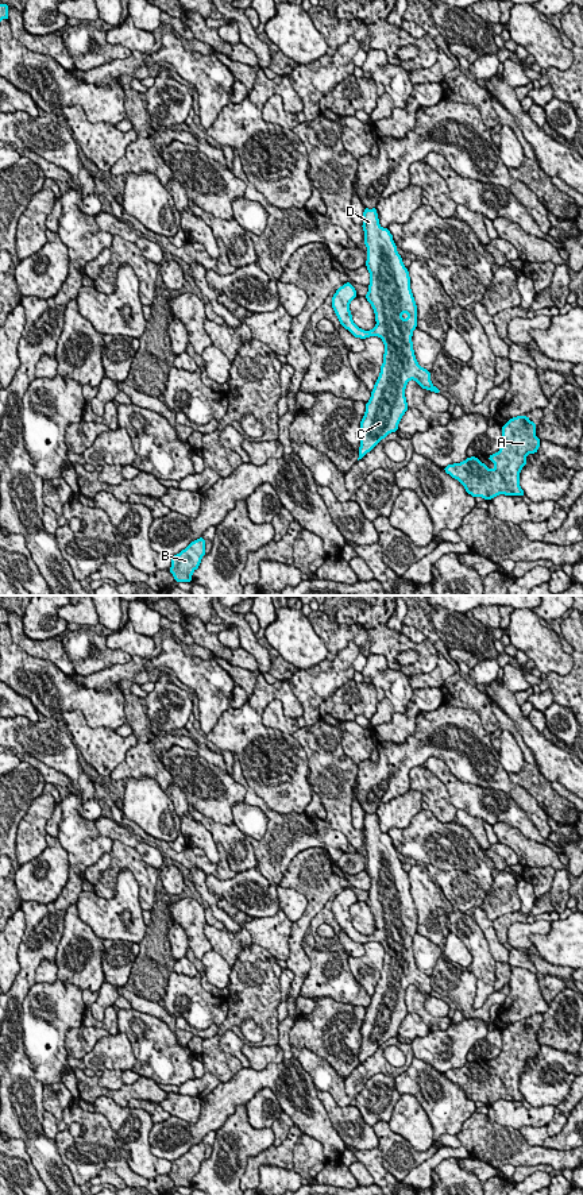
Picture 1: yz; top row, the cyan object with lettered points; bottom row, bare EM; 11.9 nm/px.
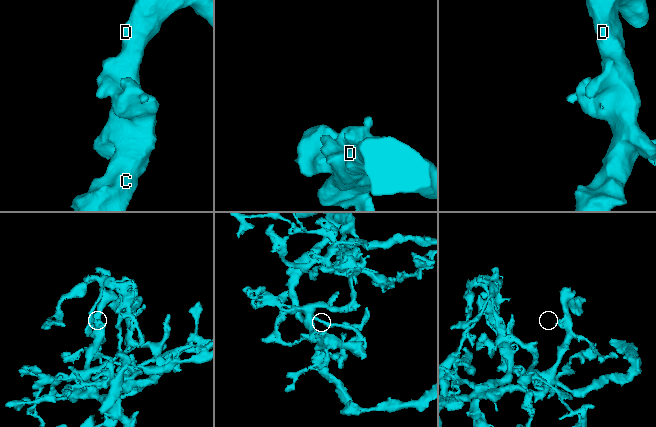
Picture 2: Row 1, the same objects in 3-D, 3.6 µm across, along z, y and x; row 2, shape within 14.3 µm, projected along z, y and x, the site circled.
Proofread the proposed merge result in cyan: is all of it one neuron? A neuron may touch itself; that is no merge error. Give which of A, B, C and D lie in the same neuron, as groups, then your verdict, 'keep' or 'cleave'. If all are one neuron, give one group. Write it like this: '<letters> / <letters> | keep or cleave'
A B / C D | cleave

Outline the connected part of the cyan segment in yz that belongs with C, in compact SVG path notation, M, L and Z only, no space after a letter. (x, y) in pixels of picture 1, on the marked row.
M364 208L363 213L366 266L370 273L366 298L374 309L377 325L364 331L352 321L350 302L358 294L351 282L336 289L332 297L332 308L345 329L355 338L378 336L385 343L381 373L360 421L358 460L389 433L398 431L401 417L408 410L406 383L414 379L422 389L429 390L432 386L431 371L417 363L413 350L412 332L417 327L417 305L409 271L393 235L381 227L377 208Z

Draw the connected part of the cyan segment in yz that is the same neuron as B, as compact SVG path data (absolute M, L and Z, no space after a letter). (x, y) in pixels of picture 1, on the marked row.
M200 537L192 541L179 554L171 556L170 573L175 582L192 582L193 571L198 568L201 558L205 555L205 540Z

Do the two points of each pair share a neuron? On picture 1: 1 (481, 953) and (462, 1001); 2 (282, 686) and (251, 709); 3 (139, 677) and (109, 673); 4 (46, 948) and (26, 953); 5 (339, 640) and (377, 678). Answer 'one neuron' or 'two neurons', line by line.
1: two neurons
2: one neuron
3: one neuron
4: one neuron
5: two neurons

